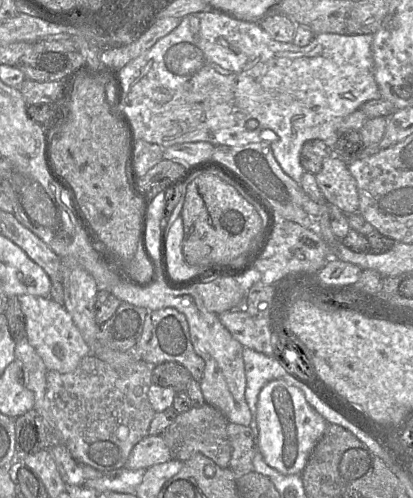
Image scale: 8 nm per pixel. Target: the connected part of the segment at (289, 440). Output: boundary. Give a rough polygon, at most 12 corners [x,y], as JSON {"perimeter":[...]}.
{"perimeter":[[268,382],[257,402],[257,449],[301,474],[328,425],[300,389]]}

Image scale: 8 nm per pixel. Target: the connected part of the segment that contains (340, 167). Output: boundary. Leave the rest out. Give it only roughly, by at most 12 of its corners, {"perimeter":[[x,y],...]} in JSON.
{"perimeter":[[331,153],[315,179],[330,205],[358,211],[356,180]]}

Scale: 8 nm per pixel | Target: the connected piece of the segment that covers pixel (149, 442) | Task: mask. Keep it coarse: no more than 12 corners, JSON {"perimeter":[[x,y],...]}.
{"perimeter":[[162,435],[134,446],[124,467],[148,469],[171,459]]}

